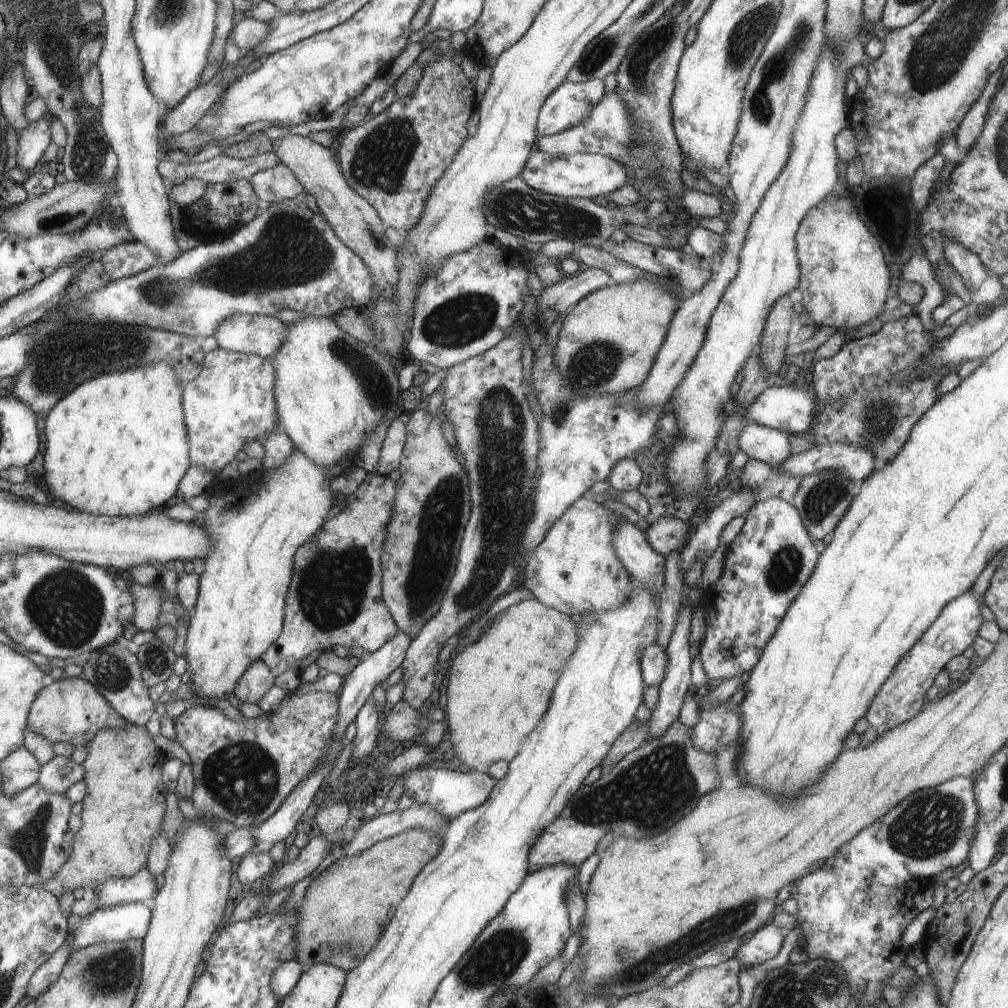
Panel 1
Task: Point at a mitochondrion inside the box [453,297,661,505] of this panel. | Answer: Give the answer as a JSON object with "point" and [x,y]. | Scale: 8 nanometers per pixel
{"point":[595,363]}

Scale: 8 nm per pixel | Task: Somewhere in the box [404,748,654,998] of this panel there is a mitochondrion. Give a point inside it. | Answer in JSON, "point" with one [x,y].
{"point":[496,954]}

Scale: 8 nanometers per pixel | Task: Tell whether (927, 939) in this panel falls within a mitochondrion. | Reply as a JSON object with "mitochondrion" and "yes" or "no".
{"mitochondrion":"no"}

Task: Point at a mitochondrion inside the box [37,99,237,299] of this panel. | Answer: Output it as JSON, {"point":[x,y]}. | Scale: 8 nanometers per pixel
{"point":[61,219]}

